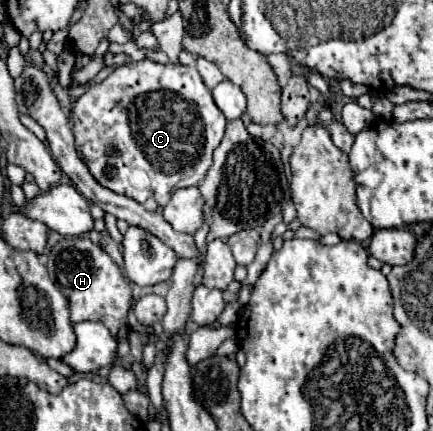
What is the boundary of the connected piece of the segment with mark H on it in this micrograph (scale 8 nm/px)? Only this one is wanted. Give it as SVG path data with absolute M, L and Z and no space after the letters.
M65 238L53 246L47 262L49 278L57 290L61 290L71 308L71 322L103 322L113 336L117 336L119 326L127 324L127 312L131 308L131 288L125 282L119 266L103 252L101 246L93 244L89 238Z

